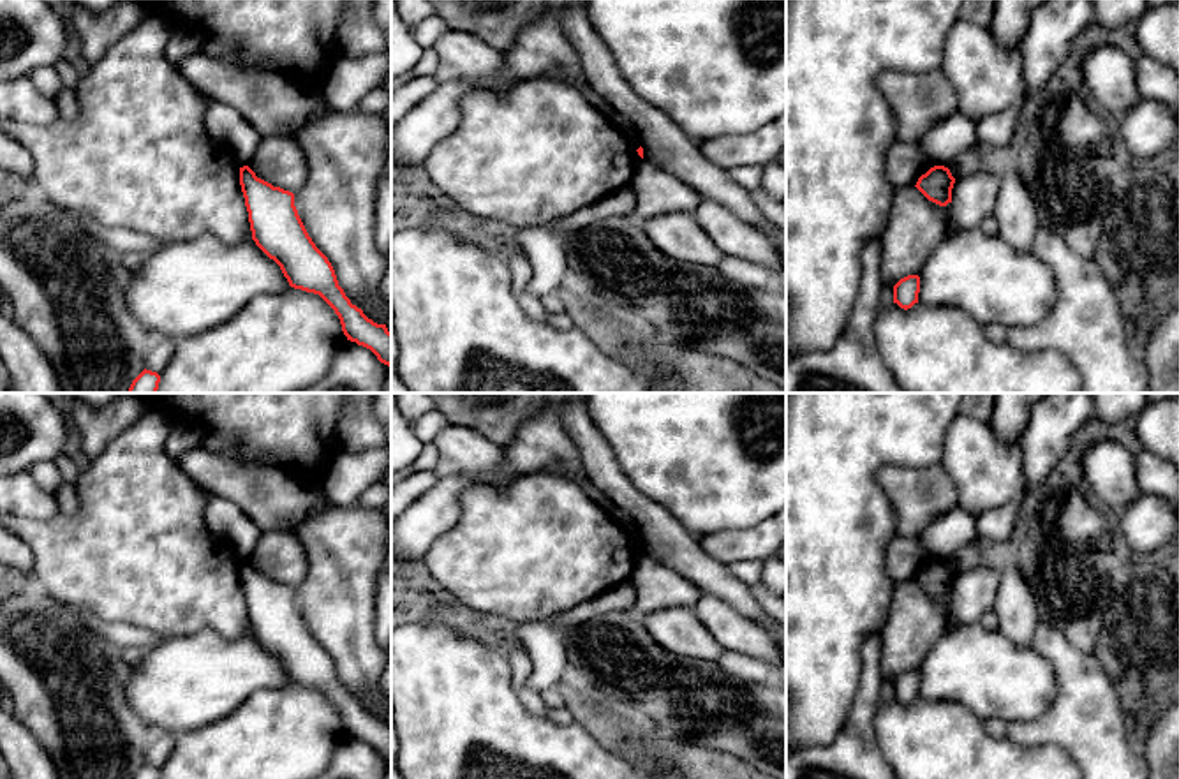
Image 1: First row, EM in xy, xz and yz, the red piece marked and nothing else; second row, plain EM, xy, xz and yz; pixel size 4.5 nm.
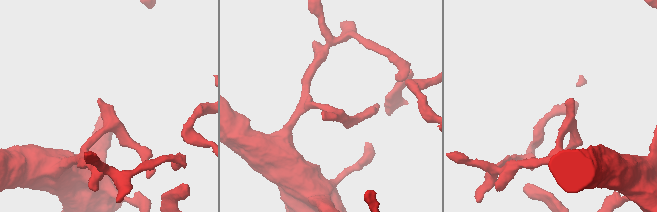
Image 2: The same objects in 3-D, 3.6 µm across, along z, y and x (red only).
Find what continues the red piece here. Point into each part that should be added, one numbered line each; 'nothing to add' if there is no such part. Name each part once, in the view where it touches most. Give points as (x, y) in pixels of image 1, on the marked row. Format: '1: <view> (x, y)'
nothing to add

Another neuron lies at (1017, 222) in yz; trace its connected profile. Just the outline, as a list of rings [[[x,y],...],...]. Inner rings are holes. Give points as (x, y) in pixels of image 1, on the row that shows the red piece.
[[[1013,167],[1001,176],[994,217],[997,220],[997,234],[1006,243],[1019,252],[1031,252],[1040,229],[1038,215],[1033,194]]]

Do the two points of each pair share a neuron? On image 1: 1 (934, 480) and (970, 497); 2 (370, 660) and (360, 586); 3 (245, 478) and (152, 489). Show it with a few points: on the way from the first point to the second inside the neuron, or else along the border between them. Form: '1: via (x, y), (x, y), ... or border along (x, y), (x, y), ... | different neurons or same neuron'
1: border along (940, 464), (954, 483), (957, 504) | different neurons
2: via (360, 642), (360, 603) | same neuron
3: border along (175, 459), (208, 494) | different neurons

